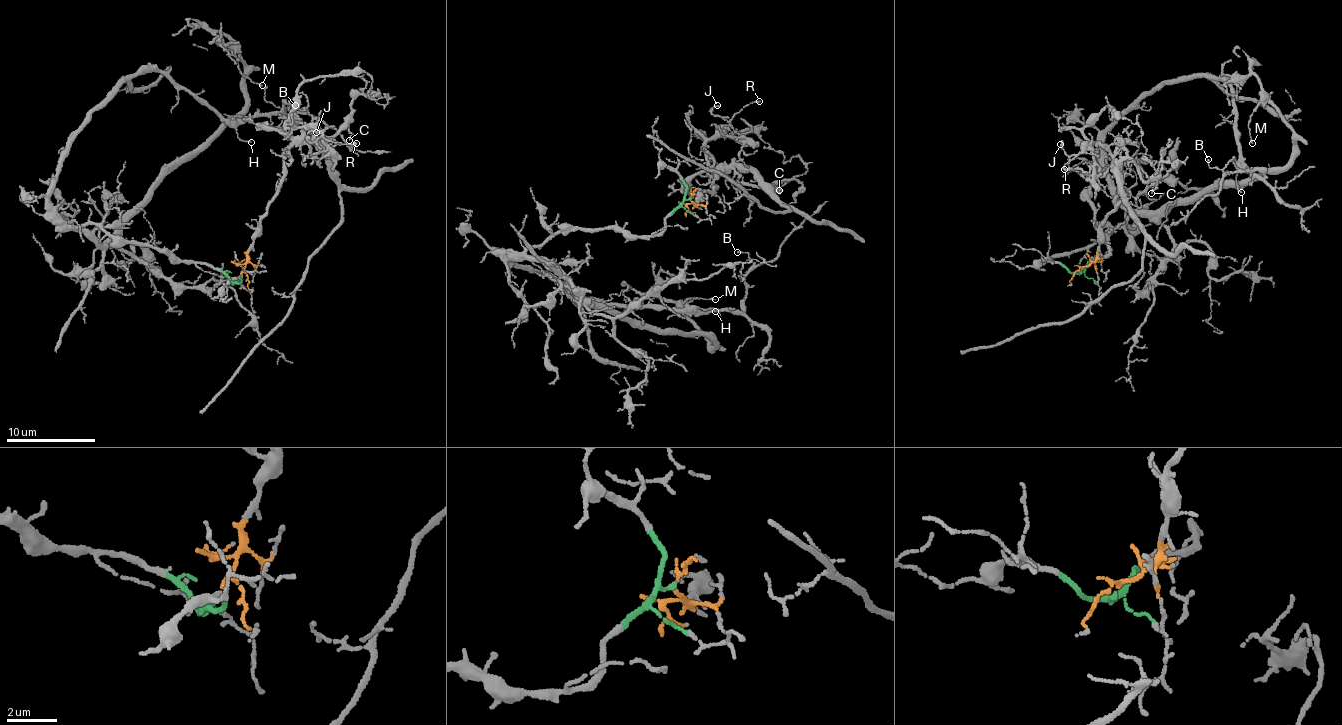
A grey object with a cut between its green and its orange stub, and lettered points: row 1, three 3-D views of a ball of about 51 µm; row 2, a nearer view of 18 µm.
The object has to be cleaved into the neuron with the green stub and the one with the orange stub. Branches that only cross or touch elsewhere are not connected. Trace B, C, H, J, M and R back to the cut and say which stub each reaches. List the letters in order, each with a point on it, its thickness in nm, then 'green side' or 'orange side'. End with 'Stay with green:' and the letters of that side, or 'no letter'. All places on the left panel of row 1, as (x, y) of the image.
B: place (295, 105); calibre 100 nm; green side
C: place (349, 140); calibre 110 nm; orange side
H: place (251, 142); calibre 110 nm; green side
J: place (316, 132); calibre 160 nm; orange side
M: place (262, 85); calibre 120 nm; green side
R: place (356, 143); calibre 120 nm; orange side
Stay with green: B, H, M

